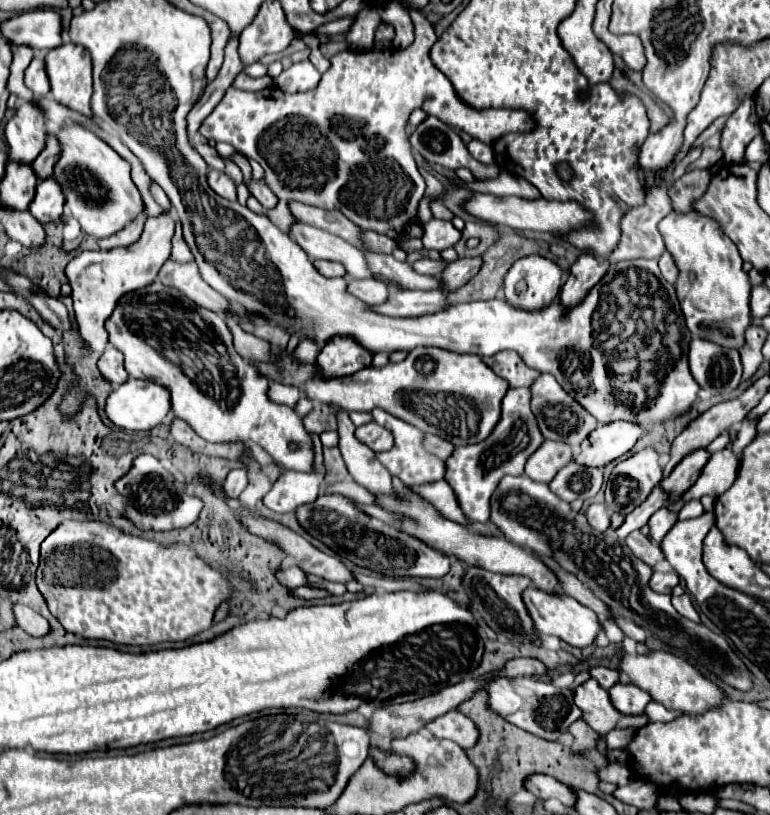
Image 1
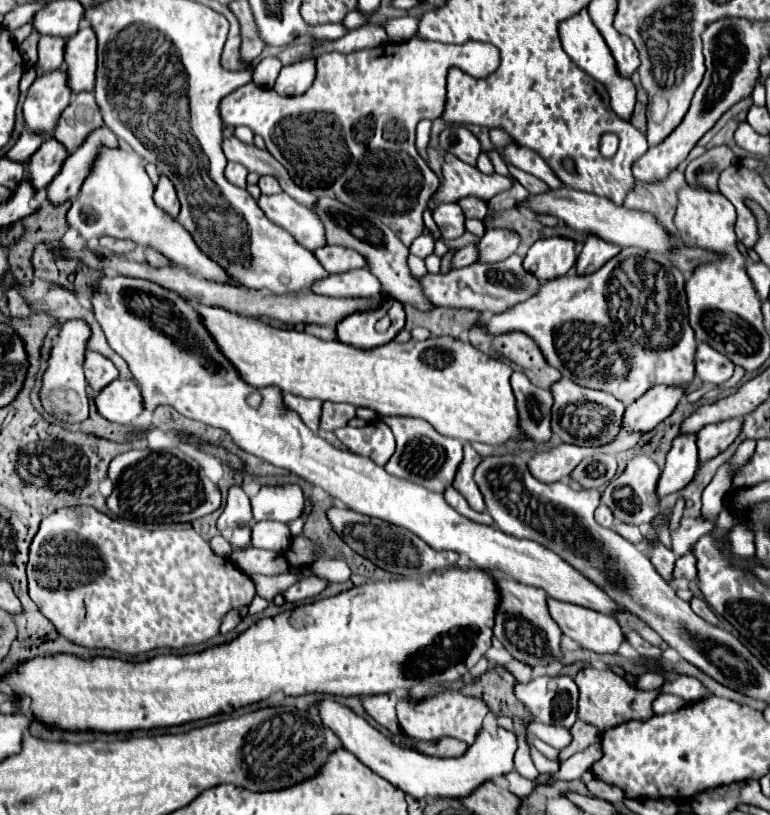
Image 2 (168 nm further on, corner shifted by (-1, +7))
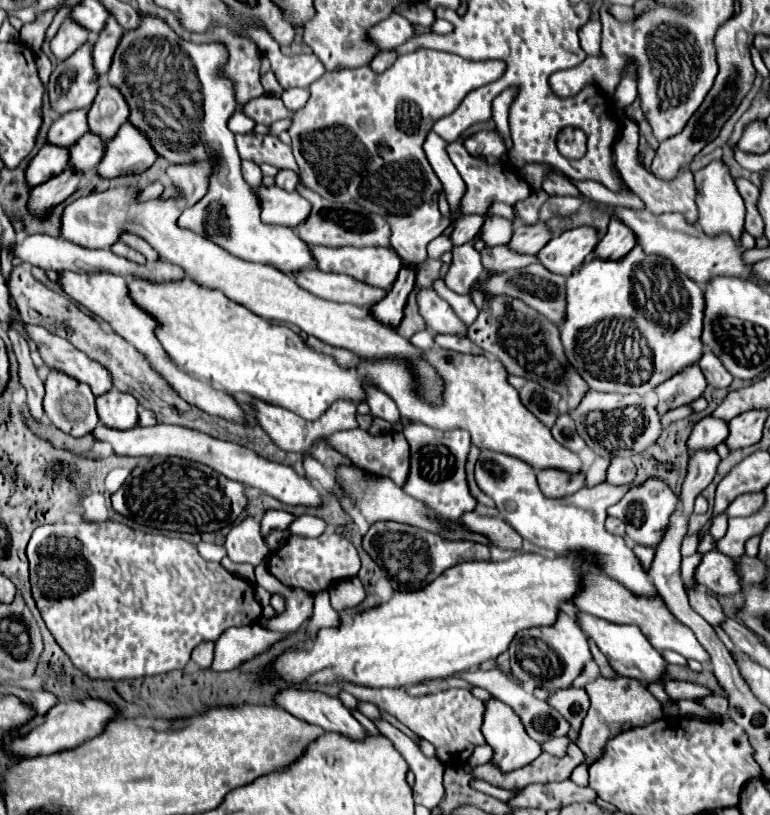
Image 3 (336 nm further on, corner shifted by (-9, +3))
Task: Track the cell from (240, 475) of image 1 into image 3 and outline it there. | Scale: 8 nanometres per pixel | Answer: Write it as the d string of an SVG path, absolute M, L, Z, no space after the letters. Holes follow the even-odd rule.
M246 517L238 525L230 529L224 543L228 557L234 563L250 563L260 565L268 559L268 547L260 533L260 523L254 517Z

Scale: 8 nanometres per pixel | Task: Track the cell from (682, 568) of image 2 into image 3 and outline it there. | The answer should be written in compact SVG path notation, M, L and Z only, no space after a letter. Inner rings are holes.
M710 551L696 567L696 581L714 593L730 595L740 591L740 577L736 573L734 561L730 561L720 551Z

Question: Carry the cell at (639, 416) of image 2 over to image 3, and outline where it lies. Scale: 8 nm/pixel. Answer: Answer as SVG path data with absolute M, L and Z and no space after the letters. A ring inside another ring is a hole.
M692 365L684 371L680 371L678 375L670 377L668 381L660 383L654 389L654 393L658 397L656 411L662 415L670 409L678 409L682 405L688 405L688 403L696 401L704 389L706 389L706 379L704 379L700 367Z

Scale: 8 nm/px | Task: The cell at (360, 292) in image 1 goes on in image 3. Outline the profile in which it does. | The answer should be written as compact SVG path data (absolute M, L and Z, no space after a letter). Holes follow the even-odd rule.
M304 269L294 273L300 287L310 291L312 295L336 303L352 303L360 307L370 307L380 301L386 291L376 289L374 285L364 285L364 281L352 281L352 277L324 273L320 269Z

